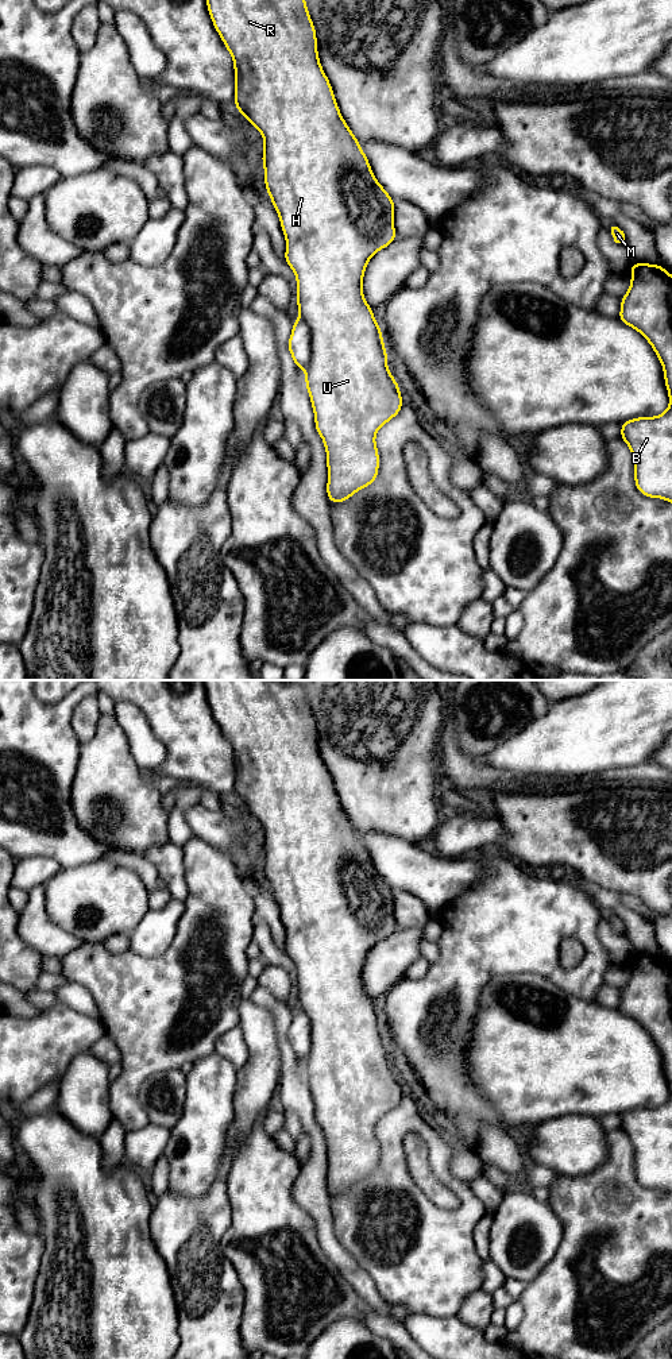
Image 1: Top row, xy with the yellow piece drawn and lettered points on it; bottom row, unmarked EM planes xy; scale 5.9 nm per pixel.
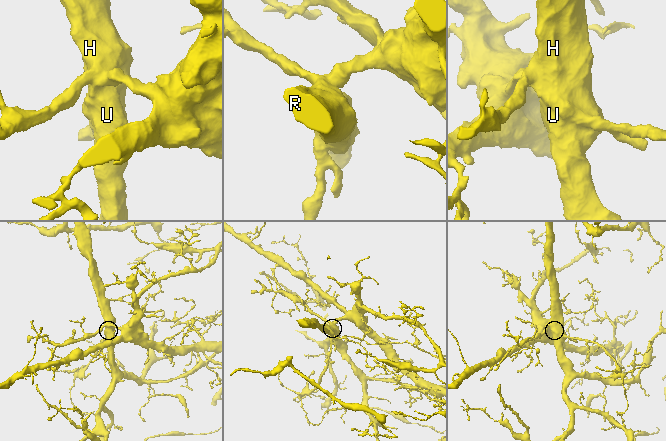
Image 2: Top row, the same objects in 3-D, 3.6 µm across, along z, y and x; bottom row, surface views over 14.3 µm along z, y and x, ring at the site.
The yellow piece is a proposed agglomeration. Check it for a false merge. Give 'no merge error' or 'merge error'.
merge error

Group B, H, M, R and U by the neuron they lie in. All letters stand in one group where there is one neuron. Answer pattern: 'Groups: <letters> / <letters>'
Groups: B M / H R U

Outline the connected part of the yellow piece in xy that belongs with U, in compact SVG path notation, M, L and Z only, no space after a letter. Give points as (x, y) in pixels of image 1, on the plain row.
M204 680L215 721L231 744L235 760L235 799L256 818L264 833L264 879L286 928L283 950L297 969L300 1009L310 1019L310 1053L305 1062L314 1117L327 1142L329 1193L341 1194L378 1170L375 1126L402 1100L399 1076L387 1059L387 1042L374 1000L363 988L363 966L372 946L397 930L394 889L374 868L358 829L336 795L317 744L316 719L305 684L279 680Z

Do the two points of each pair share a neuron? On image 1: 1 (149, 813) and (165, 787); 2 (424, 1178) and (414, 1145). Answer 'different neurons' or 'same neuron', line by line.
1: different neurons
2: same neuron

